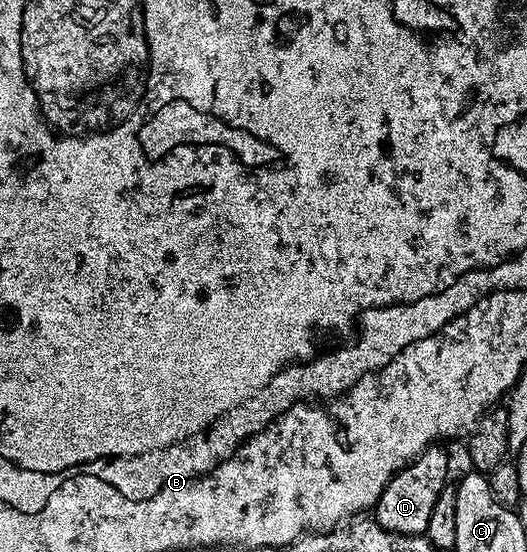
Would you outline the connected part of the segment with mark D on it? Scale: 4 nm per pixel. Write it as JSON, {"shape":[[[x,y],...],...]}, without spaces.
{"shape":[[[445,446],[425,447],[406,467],[396,472],[392,481],[388,481],[372,508],[372,518],[384,529],[405,535],[426,534],[428,517],[432,517],[432,505],[436,505],[436,497],[440,497],[448,485],[449,479],[446,478],[450,475],[450,455],[442,447]]]}

